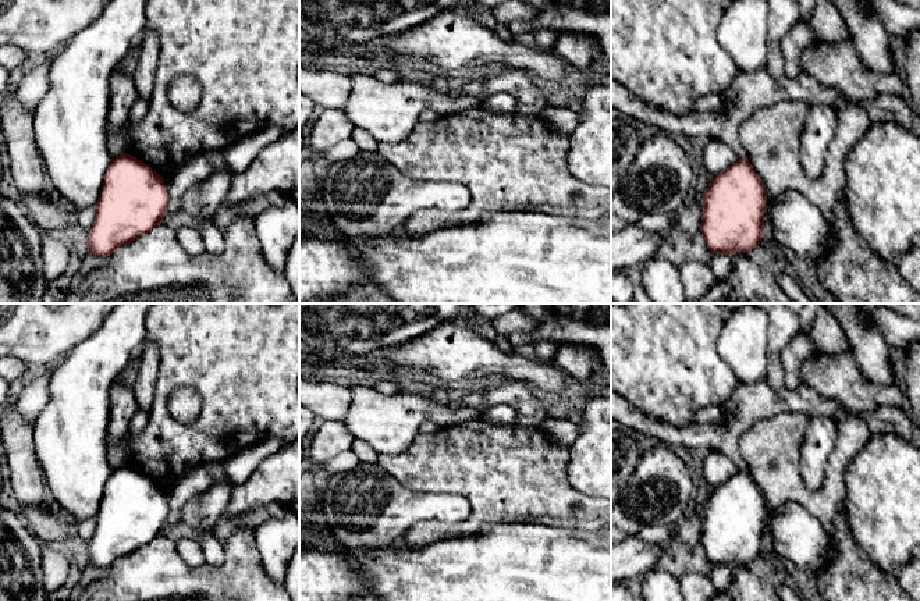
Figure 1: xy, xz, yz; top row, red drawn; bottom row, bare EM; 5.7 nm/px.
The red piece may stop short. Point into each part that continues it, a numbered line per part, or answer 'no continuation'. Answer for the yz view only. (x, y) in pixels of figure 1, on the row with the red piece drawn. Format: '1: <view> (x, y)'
no continuation

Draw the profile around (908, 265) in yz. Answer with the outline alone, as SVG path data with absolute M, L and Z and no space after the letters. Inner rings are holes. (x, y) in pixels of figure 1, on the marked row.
M920 246L912 248L896 262L901 277L917 292L920 292Z

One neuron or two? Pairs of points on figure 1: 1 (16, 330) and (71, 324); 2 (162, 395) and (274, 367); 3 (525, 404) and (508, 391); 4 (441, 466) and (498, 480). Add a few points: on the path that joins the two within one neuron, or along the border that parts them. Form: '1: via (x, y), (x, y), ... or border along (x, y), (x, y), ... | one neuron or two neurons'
1: via (29, 330), (57, 330) | one neuron
2: via (188, 367), (245, 367) | one neuron
3: via (521, 399), (512, 394) | one neuron
4: via (455, 466), (485, 466) | one neuron

